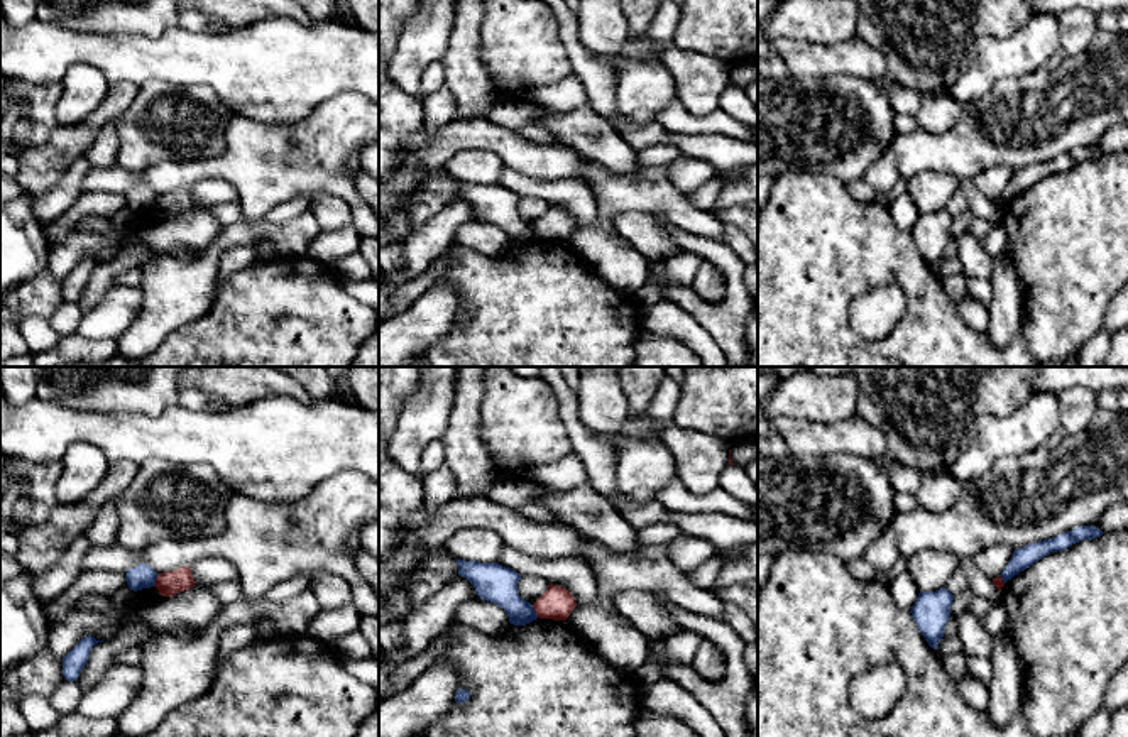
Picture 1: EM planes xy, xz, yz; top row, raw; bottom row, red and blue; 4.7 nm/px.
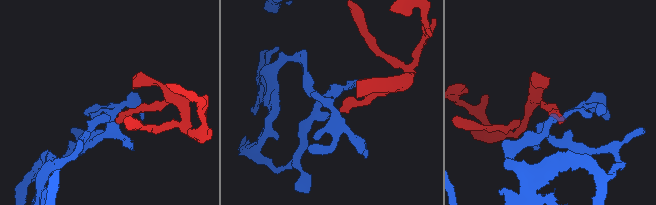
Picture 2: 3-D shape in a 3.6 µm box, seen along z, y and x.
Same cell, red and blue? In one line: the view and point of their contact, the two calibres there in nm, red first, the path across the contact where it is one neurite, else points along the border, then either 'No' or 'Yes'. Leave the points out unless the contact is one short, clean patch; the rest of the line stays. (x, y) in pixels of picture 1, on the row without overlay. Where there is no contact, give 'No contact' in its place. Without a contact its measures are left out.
Touches red at xy (156, 201). Thickness 110 nm (red) against 120 nm. Boundary: xy (158, 196), (153, 207). No

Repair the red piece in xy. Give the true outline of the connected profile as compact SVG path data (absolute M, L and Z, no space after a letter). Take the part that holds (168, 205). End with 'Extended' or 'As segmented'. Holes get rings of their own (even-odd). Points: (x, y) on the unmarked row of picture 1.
M178 189L174 193L159 194L154 206L162 218L171 218L179 213L189 211L194 208L191 189Z. As segmented

